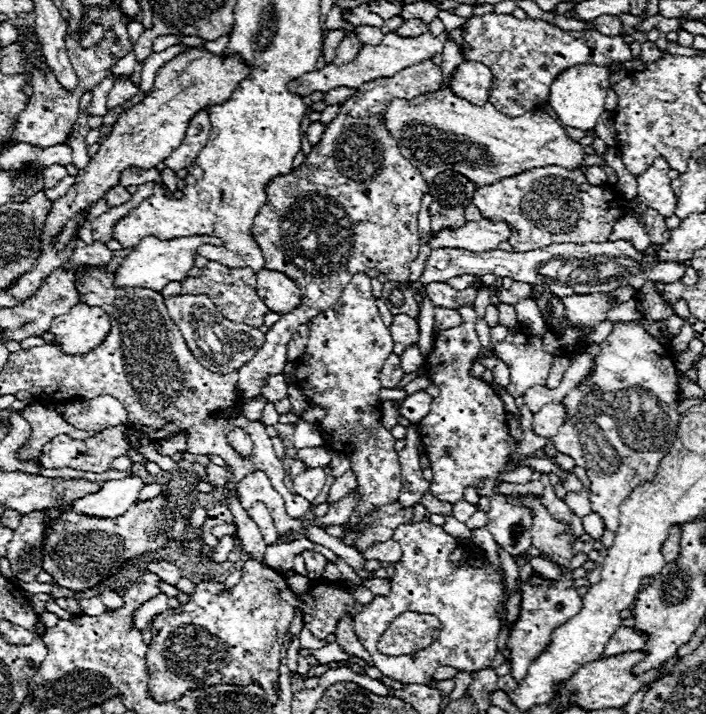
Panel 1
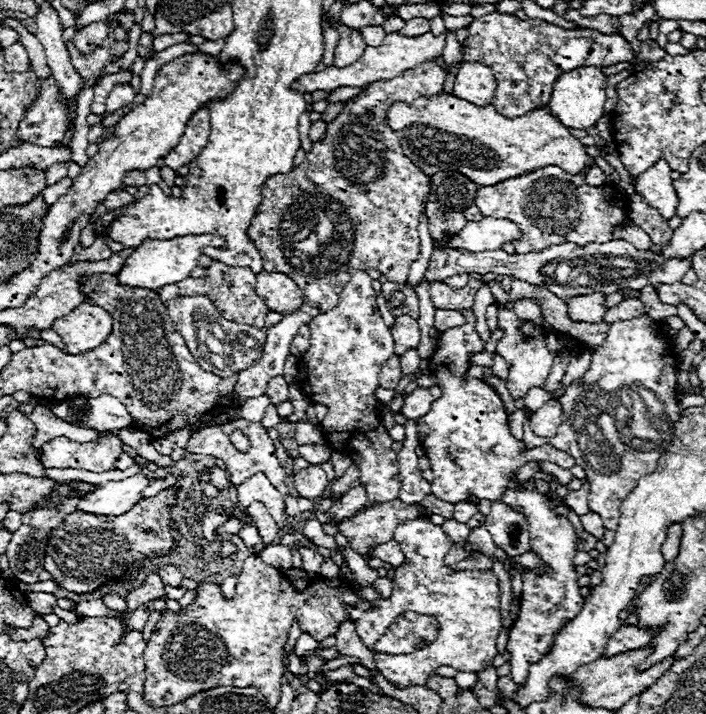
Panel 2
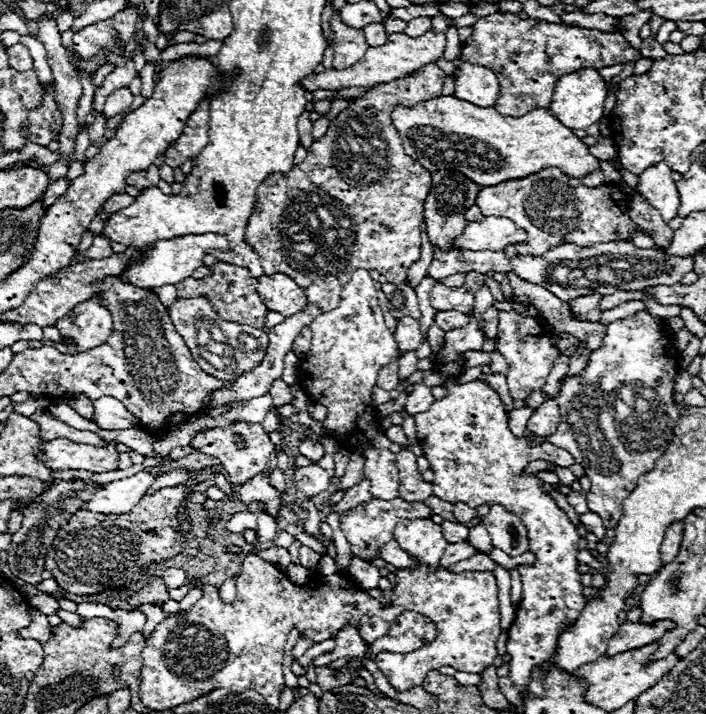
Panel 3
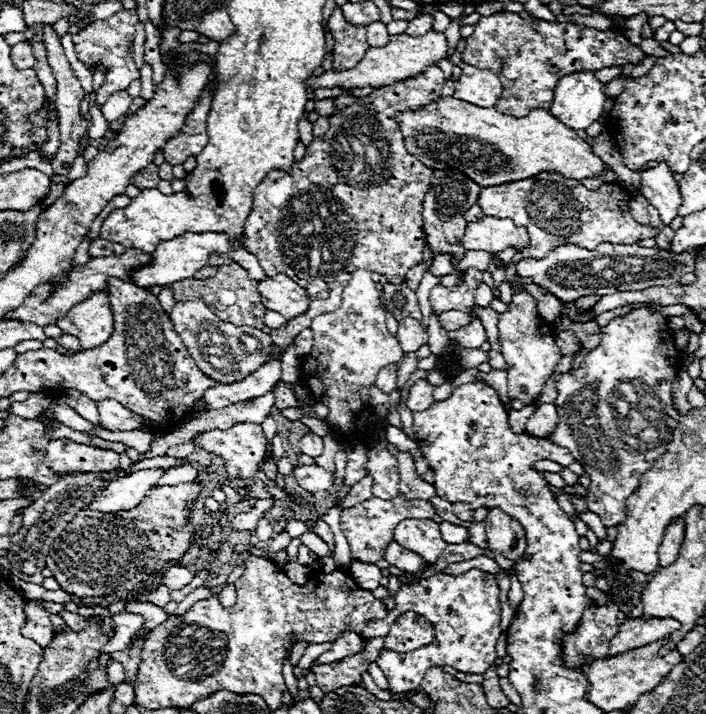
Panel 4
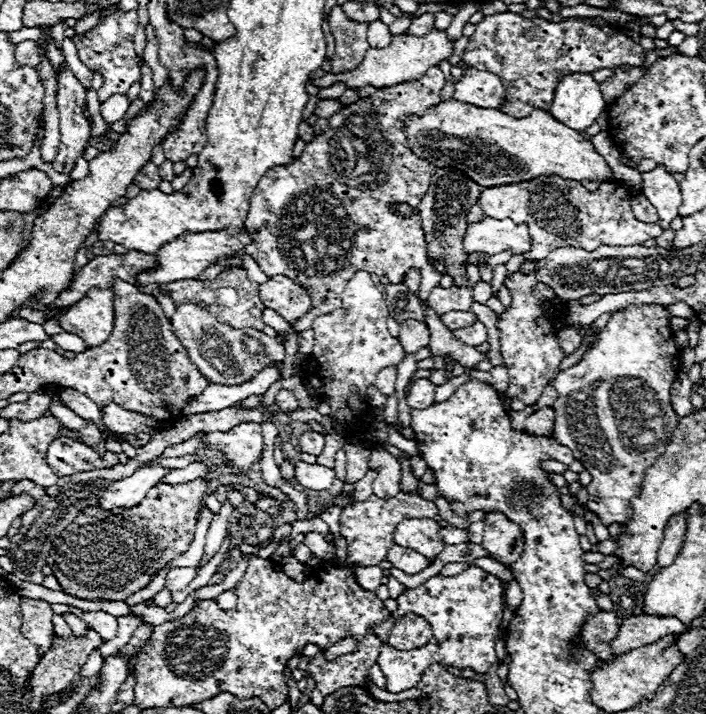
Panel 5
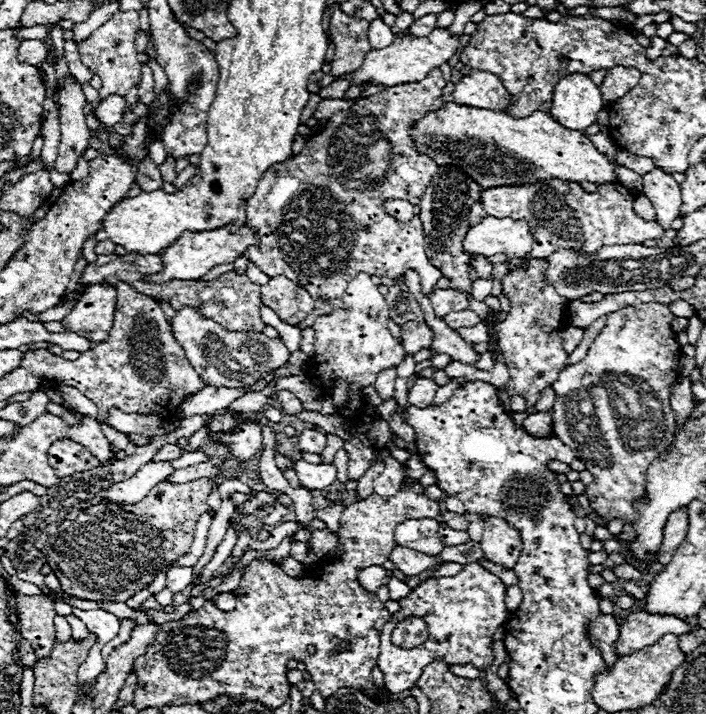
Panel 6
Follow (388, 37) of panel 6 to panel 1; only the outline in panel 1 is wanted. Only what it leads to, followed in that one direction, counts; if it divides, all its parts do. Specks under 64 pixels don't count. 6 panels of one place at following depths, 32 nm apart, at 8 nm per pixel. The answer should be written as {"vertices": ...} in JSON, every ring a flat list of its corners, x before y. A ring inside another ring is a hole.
{"vertices":[[358,26,356,34,358,34,358,40,362,44,380,44,380,40,384,36,382,30,376,26]]}

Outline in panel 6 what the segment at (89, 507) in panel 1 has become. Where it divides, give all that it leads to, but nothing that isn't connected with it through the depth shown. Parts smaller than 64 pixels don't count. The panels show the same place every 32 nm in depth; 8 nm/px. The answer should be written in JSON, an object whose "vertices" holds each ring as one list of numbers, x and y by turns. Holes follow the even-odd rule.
{"vertices":[[148,462,130,480,112,484,106,490,104,500,112,504,136,504,140,502,158,482,166,480,174,468,168,462]]}

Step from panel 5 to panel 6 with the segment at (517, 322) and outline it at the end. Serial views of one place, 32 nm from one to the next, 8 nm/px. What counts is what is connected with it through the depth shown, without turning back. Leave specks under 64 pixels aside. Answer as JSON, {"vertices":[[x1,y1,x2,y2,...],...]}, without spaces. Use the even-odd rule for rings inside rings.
{"vertices":[[526,260,516,270,508,272,502,280,502,288,510,298,510,310,502,322,496,324,498,344,504,362,510,370,510,382,506,386,508,396,522,396,528,406,534,406,544,388,548,388,564,368,568,354,562,348,560,332,564,328,564,314,568,308,566,298,554,292,554,286,544,282,544,260],[526,264,530,264,526,268]]}

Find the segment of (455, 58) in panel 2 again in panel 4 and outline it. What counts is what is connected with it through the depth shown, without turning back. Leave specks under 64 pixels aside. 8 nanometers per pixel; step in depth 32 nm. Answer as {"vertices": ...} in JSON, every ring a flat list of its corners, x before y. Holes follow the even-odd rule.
{"vertices":[[454,18,452,24,448,26,448,30,444,32,446,34,446,40,448,40,448,56,446,58,452,58,454,52,456,52,456,46,460,42,460,18]]}

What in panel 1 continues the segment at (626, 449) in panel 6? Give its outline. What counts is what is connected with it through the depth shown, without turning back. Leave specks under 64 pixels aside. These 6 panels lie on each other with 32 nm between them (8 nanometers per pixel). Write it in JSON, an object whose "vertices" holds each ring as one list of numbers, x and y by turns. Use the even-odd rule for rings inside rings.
{"vertices":[[616,324,594,364,594,372,562,400,568,420,550,440,586,470,592,480,592,510,604,518,608,530,616,532,620,504,634,488,654,478,662,456,674,444,680,418,678,370,670,350,638,324]]}

